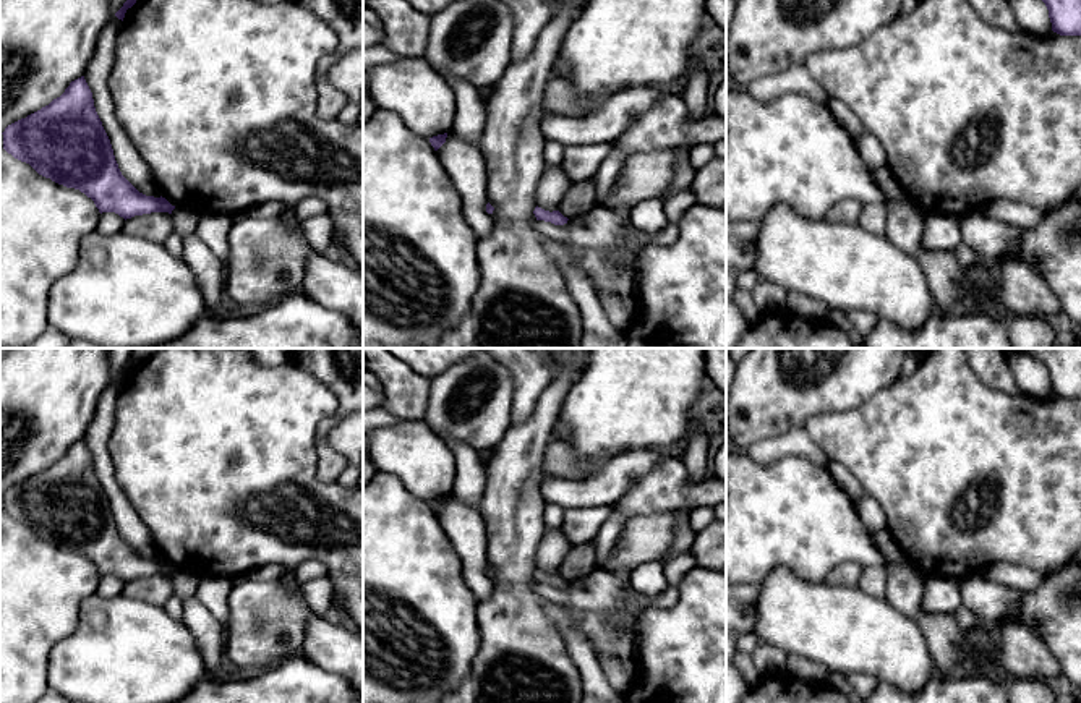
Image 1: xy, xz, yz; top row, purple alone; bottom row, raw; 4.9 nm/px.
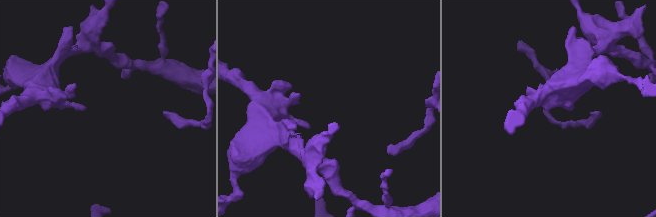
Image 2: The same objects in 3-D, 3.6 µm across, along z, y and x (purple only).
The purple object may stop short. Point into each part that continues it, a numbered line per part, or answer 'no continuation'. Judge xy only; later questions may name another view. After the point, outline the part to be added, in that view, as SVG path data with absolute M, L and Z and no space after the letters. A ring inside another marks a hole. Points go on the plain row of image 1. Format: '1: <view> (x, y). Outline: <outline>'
no continuation

